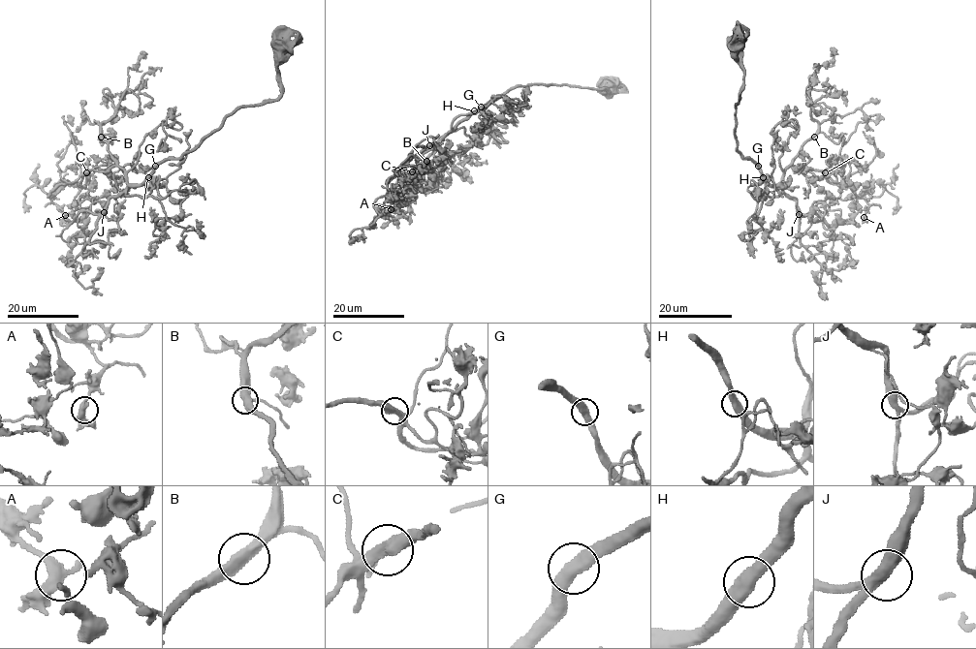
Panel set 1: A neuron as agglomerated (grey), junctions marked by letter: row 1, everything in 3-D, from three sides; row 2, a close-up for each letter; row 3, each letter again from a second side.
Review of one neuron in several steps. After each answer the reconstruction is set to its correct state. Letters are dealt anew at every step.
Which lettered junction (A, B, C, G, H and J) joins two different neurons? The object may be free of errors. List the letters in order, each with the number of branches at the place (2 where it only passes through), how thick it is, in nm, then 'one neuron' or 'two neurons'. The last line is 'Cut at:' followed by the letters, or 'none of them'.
A: 2 branches meet; 440 nm thick; one neuron
B: 2 branches meet; 480 nm thick; one neuron
C: 2 branches meet; 460 nm thick; one neuron
G: 2 branches meet; 480 nm thick; one neuron
H: 2 branches meet; 480 nm thick; one neuron
J: 2 branches meet; 480 nm thick; one neuron
Cut at: none of them

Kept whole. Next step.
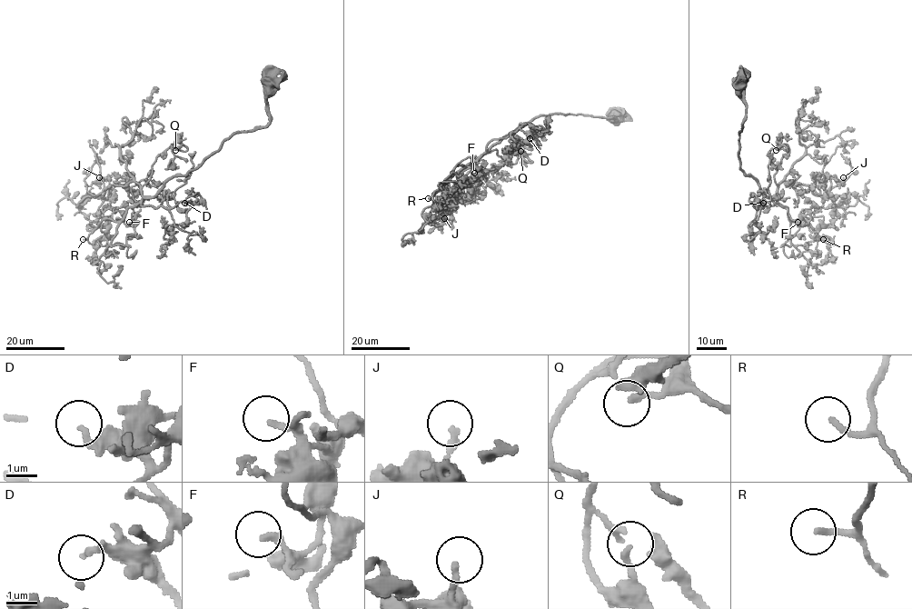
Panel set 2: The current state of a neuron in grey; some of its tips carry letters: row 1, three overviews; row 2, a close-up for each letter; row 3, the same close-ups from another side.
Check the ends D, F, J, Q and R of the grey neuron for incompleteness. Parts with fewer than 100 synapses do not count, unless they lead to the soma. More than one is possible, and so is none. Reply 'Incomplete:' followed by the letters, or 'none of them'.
Incomplete: R

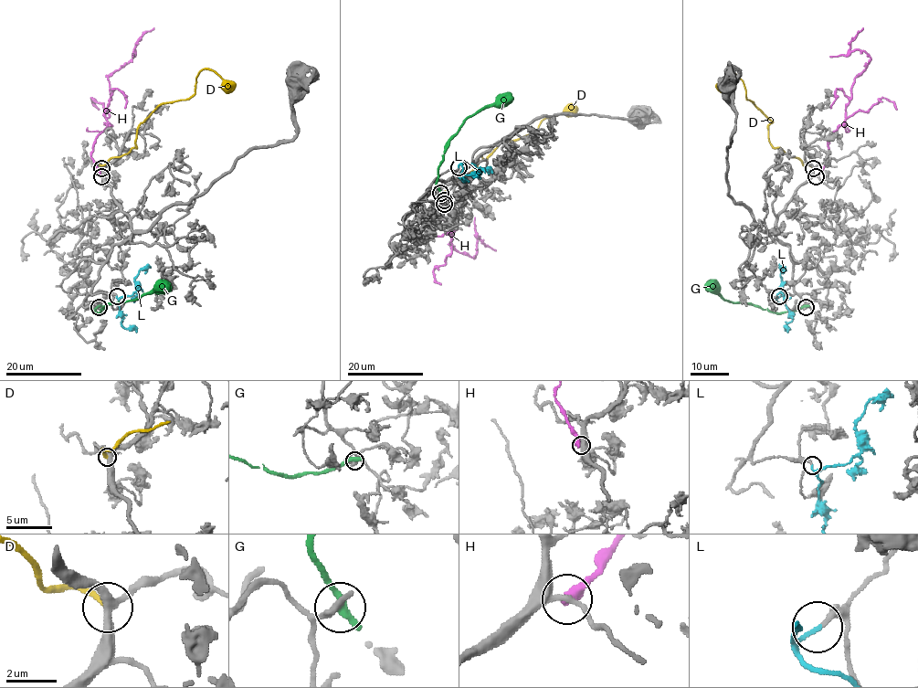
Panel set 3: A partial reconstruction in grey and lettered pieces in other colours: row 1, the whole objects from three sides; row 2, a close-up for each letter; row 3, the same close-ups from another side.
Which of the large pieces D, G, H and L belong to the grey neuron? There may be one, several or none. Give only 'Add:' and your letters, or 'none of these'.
Add: L

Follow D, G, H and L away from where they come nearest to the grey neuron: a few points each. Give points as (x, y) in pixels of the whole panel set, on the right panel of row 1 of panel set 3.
D: (813, 168), (772, 146), (768, 130), (772, 122), (746, 98), (743, 82), (730, 68), (723, 80), (722, 91)
G: (806, 307), (773, 312), (753, 305), (730, 302), (715, 292), (709, 283)
H: (816, 176), (826, 163), (828, 136), (843, 123), (851, 87), (870, 59), (864, 51), (850, 49), (862, 27)
L: (780, 296), (775, 297), (782, 290), (781, 271), (786, 267)

